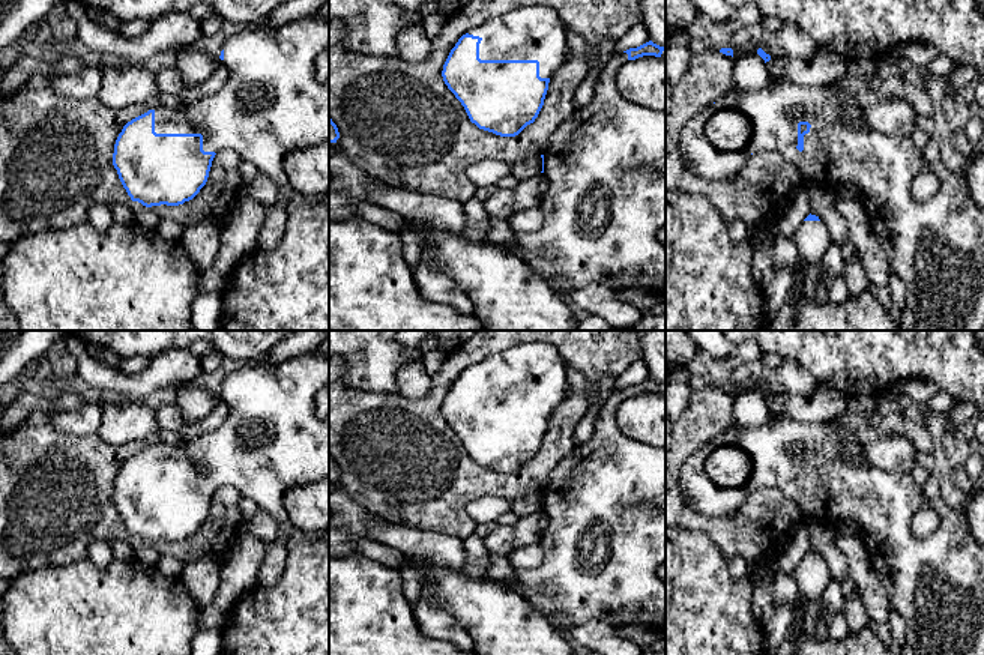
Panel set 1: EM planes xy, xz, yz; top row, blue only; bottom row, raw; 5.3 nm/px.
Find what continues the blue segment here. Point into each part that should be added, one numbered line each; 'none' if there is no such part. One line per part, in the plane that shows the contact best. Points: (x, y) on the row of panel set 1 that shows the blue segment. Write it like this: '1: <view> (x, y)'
1: xz (531, 32)

